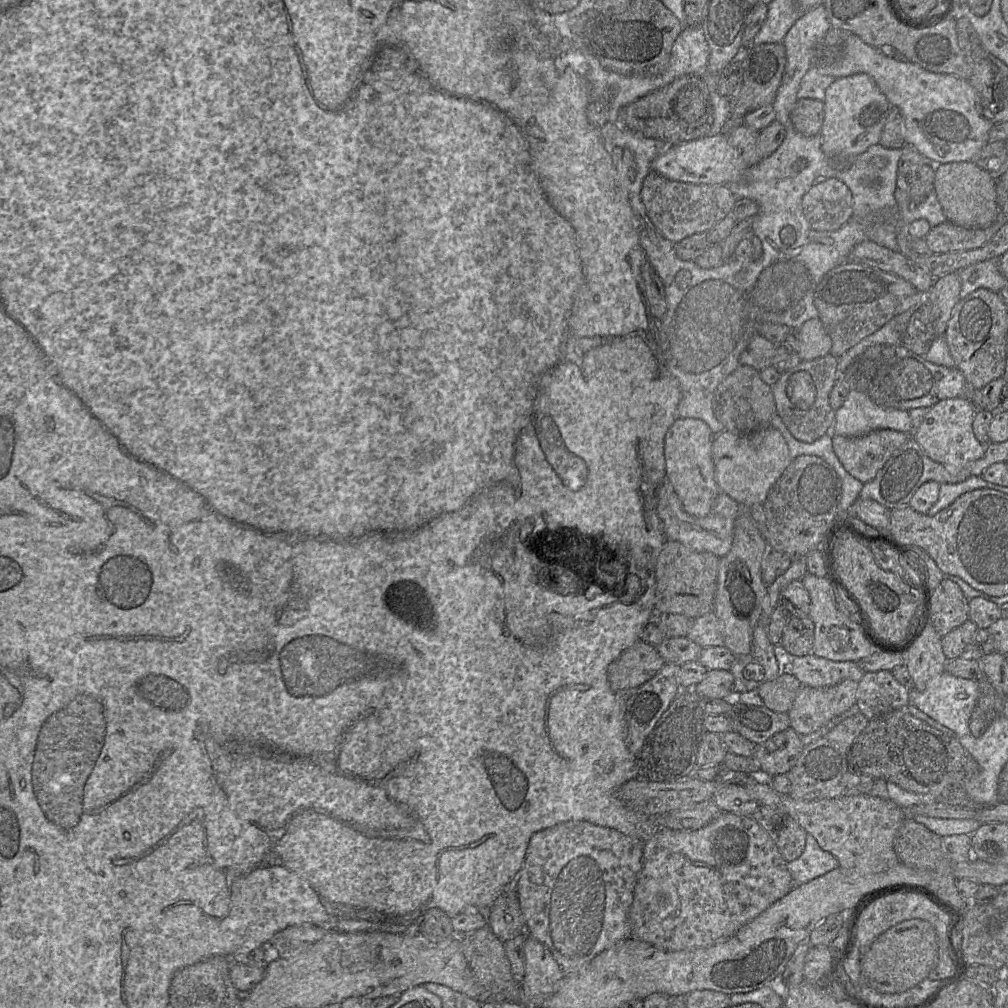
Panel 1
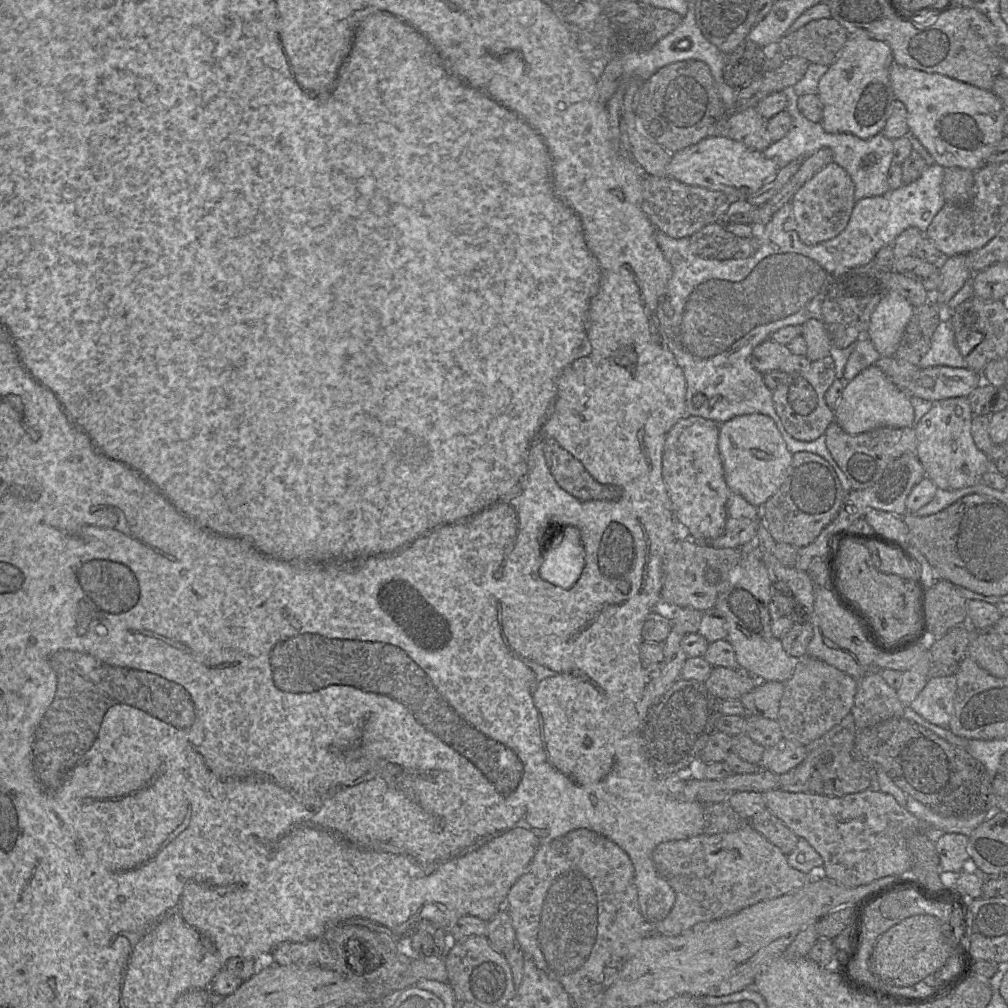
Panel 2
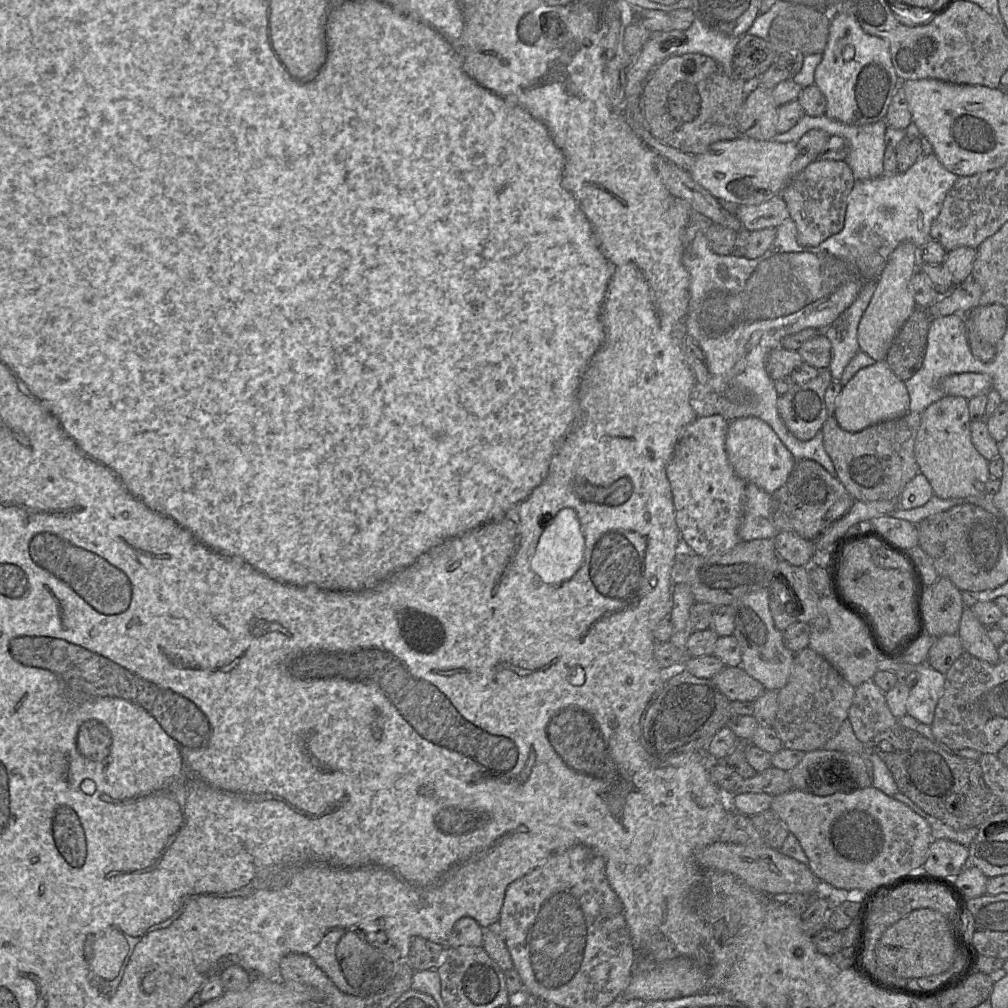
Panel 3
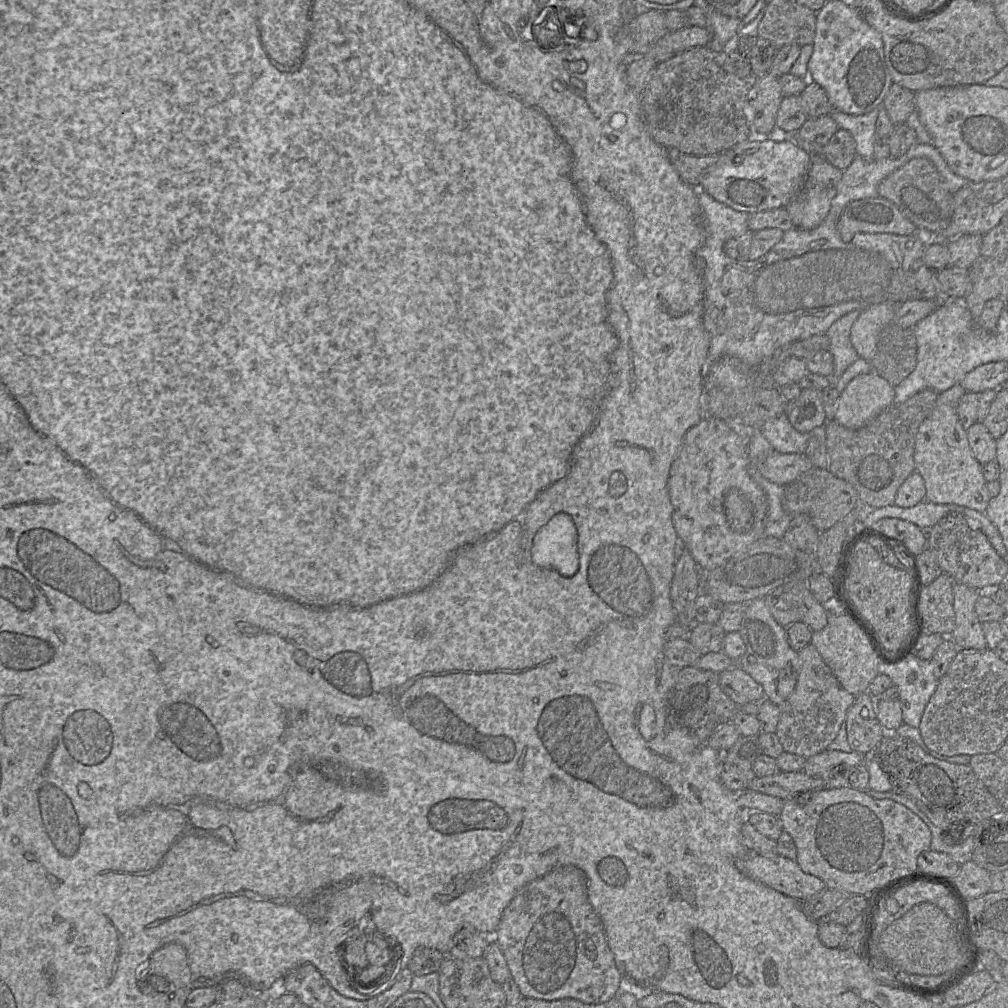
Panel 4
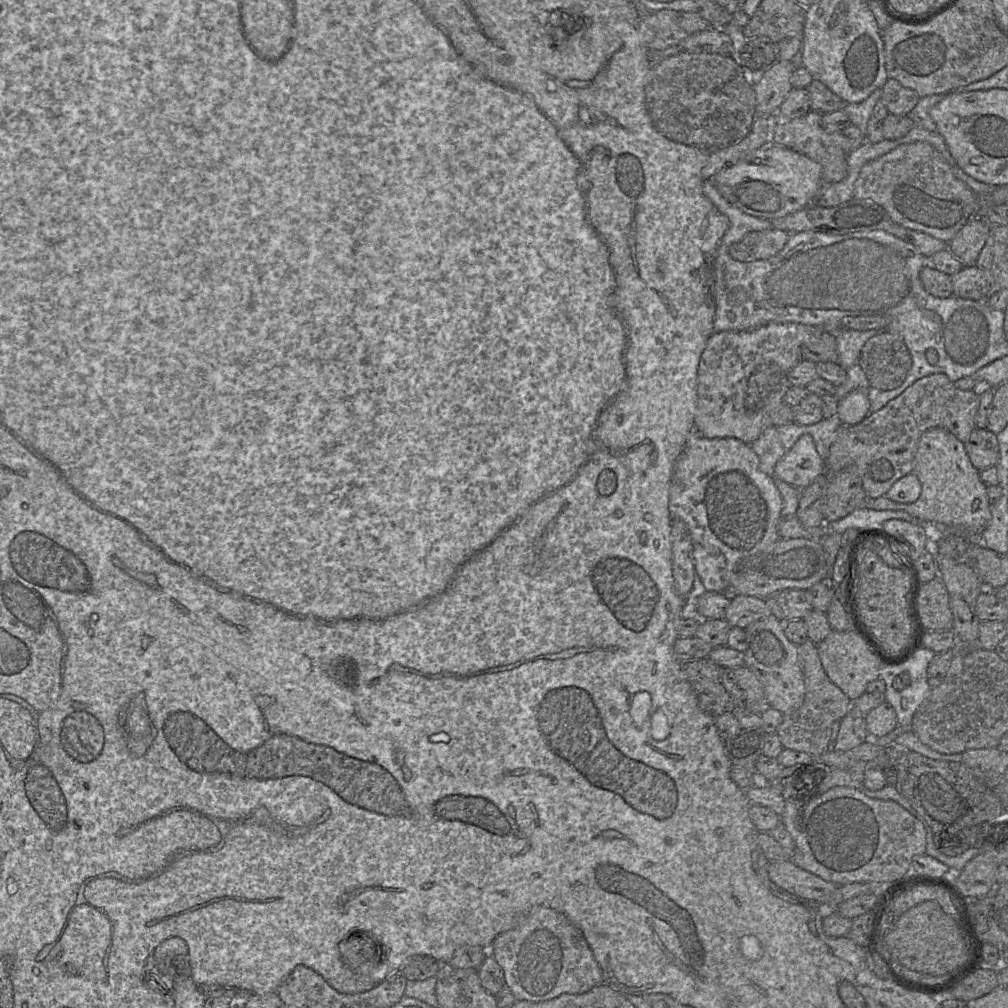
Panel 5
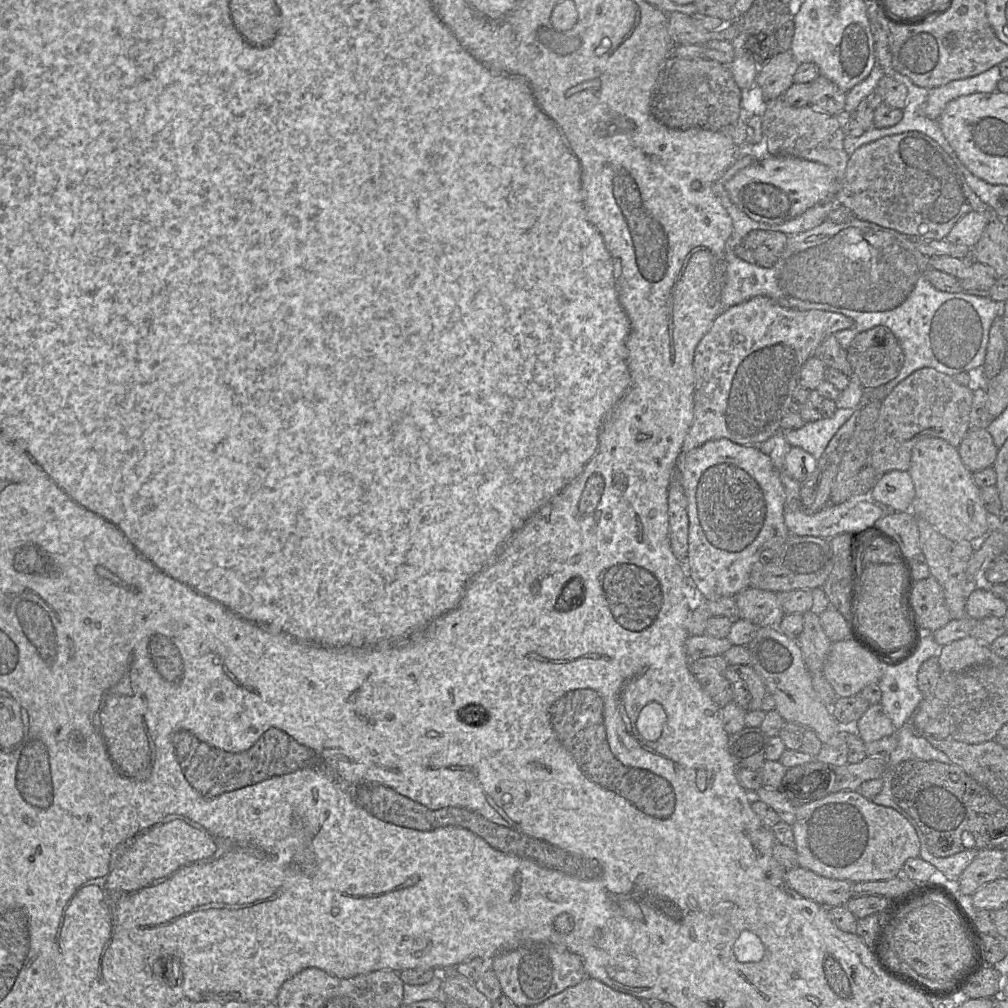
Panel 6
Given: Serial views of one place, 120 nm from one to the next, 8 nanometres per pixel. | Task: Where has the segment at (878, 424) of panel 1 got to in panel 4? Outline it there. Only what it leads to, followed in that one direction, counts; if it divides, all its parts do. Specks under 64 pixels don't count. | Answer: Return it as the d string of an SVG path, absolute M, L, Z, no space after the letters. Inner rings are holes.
M873 371L851 380L840 393L834 420L847 429L860 429L893 405L895 389Z

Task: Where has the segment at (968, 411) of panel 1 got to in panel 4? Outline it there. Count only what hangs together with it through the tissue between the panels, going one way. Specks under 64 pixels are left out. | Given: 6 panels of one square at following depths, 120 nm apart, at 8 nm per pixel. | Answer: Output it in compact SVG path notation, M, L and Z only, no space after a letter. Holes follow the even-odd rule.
M957 384L939 394L934 409L921 423L916 434L915 471L924 480L926 501L958 505L985 513L991 497L983 476L983 466L974 457L967 431L957 415L957 406L965 393L966 390Z

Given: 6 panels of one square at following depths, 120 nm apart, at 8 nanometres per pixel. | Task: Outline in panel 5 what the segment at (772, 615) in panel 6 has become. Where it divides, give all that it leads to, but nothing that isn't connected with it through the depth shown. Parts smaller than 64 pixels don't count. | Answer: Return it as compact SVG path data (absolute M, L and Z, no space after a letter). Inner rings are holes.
M733 594L726 611L725 619L731 627L745 629L751 623L761 620L771 614L766 600L754 596Z

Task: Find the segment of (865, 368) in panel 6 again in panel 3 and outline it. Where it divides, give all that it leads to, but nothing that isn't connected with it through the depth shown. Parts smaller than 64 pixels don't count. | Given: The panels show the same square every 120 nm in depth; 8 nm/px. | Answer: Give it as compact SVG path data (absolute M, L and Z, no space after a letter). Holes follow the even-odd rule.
M917 306L894 338L884 361L900 380L907 381L920 369L934 318L928 307Z

